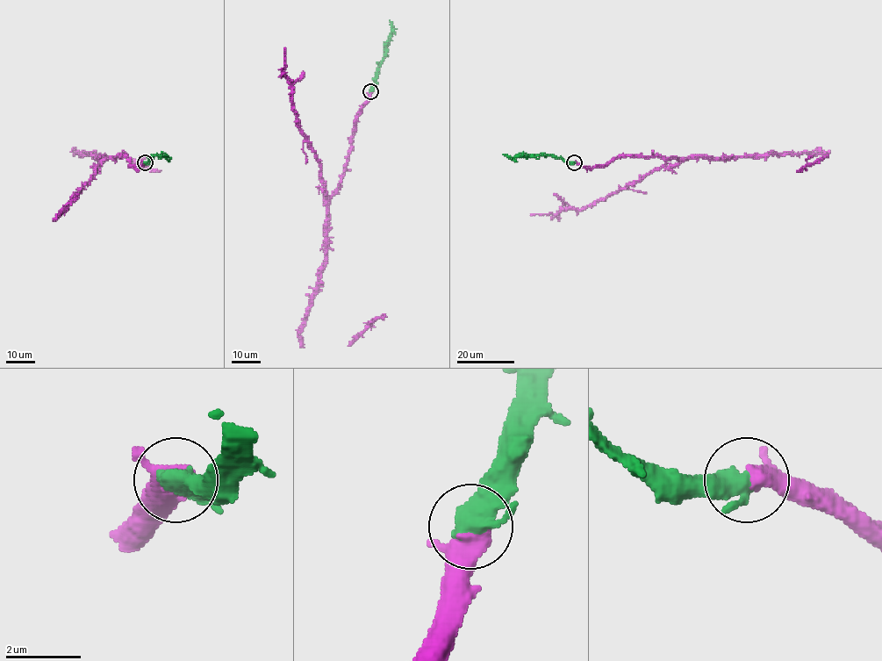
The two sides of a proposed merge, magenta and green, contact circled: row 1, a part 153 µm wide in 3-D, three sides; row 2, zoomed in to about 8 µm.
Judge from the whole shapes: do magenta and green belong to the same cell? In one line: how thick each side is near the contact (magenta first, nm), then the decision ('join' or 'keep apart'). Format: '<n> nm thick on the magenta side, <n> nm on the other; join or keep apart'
440 nm thick on the magenta side, 700 nm on the other; join

